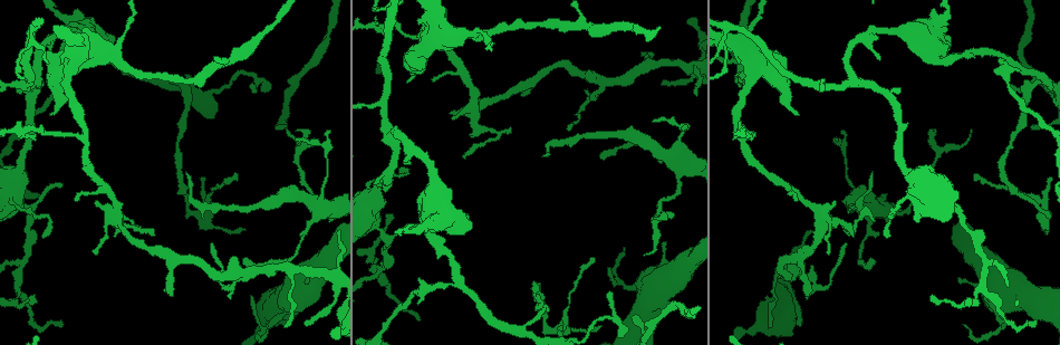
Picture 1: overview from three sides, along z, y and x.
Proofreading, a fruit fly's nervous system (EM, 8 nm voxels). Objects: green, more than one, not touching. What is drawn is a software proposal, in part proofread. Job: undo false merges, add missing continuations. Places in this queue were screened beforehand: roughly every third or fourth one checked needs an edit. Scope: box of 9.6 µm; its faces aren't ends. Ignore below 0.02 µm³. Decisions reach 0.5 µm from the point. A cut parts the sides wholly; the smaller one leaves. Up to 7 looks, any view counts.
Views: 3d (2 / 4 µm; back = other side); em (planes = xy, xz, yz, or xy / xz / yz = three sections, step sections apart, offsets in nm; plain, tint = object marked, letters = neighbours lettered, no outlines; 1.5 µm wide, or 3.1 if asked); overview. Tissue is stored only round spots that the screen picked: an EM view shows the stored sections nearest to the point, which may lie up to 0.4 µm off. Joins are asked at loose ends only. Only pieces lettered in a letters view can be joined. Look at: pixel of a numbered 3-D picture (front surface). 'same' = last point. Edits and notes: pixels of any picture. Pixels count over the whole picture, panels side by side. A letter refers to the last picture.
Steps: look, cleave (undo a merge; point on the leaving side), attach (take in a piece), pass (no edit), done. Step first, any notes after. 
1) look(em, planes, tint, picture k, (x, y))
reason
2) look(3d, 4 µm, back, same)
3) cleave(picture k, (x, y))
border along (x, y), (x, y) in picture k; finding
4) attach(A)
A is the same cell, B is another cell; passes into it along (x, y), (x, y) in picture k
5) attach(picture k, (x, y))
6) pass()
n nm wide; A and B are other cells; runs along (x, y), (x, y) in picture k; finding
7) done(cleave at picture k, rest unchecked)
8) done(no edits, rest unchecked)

look(em, xy, step 8, letters, picture 1, (61, 184))
tapers out

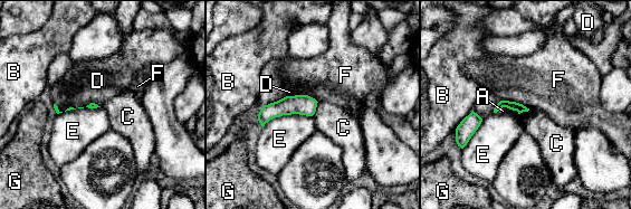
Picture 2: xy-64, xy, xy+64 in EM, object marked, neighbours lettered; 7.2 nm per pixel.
pass()
A, B, C, D, E, F and G are other cells; runs along (314, 103), (290, 104), (260, 117) in picture 2; no lettered piece goes on from it

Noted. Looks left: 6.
look(em, planes, letters, picture 1, (35, 296))
tapers out

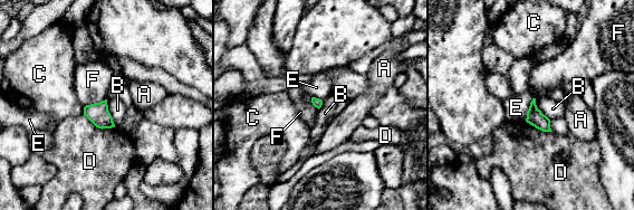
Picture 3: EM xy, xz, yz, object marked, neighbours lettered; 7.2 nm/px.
pass()
70 nm wide; A, B, C, D, E and F are other cells; border along (106, 99), (108, 112), (115, 126) in picture 3; no lettered piece goes on from it

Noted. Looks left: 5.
look(em, planes, tint, picture 1, (245, 260))
thin end

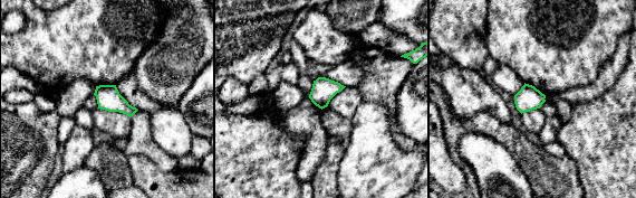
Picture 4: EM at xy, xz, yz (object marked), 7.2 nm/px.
look(em, planes, letters, same)
what lies round it

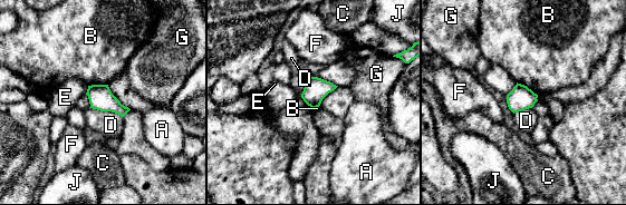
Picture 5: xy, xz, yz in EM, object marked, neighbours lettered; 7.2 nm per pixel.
pass()
A, B, C, D, E, F, G and J are other cells; border along (517, 81), (526, 85), (537, 95) in picture 5; none of them fits

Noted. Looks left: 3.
done(no edits, rest unchecked)

